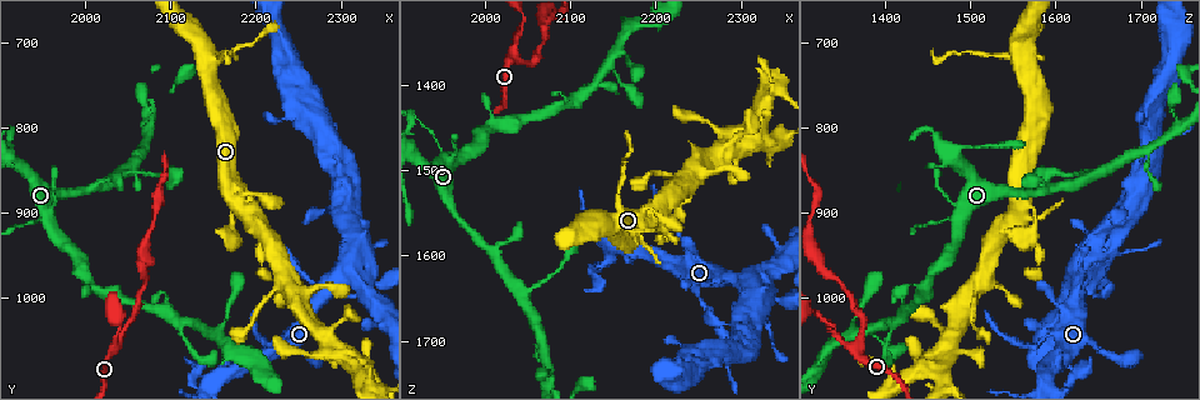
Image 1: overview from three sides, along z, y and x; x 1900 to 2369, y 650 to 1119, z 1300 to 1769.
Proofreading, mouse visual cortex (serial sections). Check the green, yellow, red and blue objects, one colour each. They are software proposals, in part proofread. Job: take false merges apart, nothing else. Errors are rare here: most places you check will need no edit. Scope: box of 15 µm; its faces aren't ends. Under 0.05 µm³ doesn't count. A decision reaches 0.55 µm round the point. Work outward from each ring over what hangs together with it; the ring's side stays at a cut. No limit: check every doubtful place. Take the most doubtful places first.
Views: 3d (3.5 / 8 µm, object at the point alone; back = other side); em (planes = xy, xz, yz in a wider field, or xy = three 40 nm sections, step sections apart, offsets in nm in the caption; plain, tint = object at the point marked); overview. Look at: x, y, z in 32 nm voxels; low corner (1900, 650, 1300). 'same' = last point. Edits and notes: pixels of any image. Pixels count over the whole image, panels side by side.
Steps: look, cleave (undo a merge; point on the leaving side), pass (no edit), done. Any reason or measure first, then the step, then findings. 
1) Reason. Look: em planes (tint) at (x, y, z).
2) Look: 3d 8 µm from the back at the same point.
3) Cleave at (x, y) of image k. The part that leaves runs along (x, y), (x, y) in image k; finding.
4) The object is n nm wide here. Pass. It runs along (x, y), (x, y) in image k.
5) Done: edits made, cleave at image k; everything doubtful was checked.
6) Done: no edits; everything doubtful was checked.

Sudden change in width. Look: 3d 8 µm at (2235, 1045, 1590).

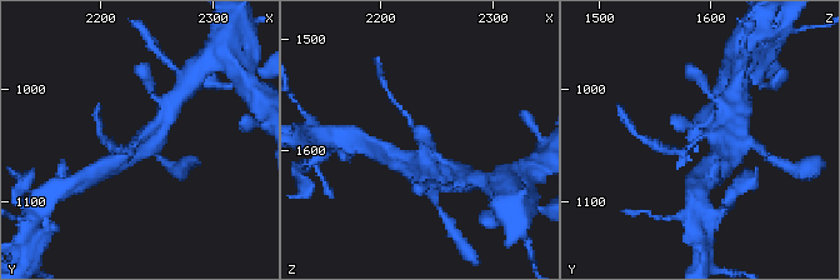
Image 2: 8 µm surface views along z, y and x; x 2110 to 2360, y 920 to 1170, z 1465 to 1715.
Look: 3d 3.5 µm at (2236, 1044, 1592).

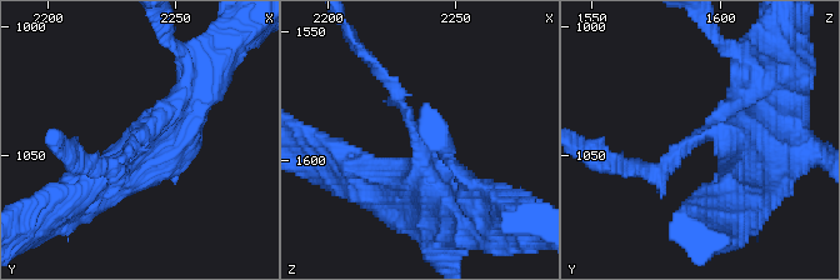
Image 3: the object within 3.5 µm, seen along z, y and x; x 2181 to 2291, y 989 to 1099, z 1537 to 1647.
The arms are 150, 500 nm wide. Pass. One cell here.

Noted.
Sudden change in width. Look: 3d 3.5 µm at (2035, 1060, 1365).

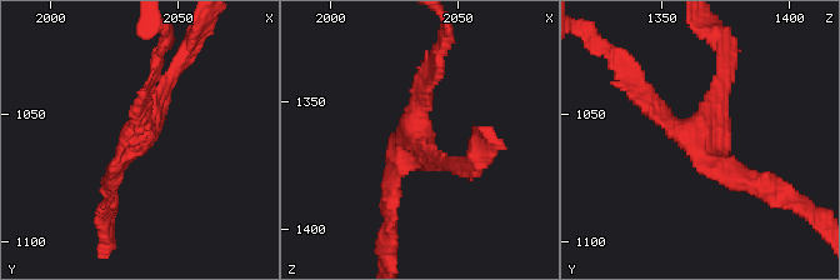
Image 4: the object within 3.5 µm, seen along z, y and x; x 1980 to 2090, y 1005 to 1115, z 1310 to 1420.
Now the EM. Look: em xy step 5 (tint) at (2034, 1061, 1366).

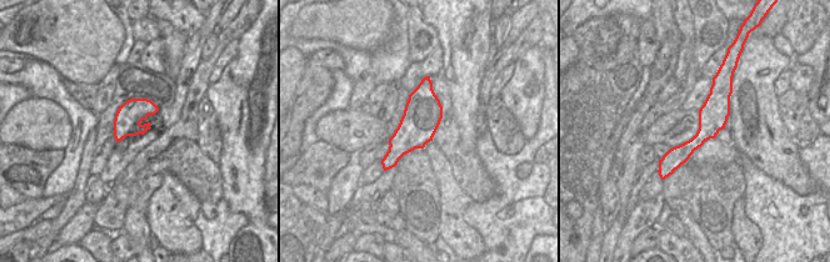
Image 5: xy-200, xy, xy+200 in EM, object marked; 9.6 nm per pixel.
The arms are 150, 200, 200 nm wide. Pass. It runs along (110, 183), (176, 71) in image 4; continuous, no second cell.

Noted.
Thin arm on a thick one. Look: em planes (tint) at (1945, 905, 1475).

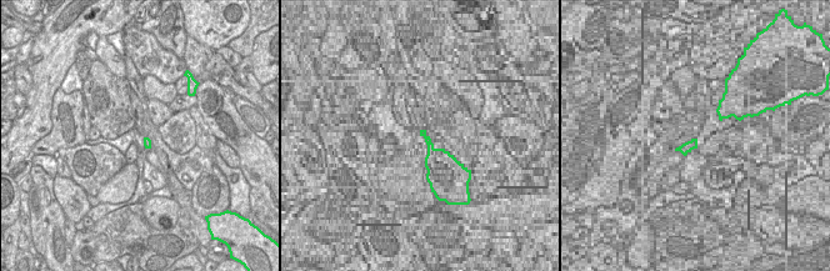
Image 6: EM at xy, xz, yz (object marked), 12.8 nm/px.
See where the arms go. Look: 3d 3.5 µm at the same point.

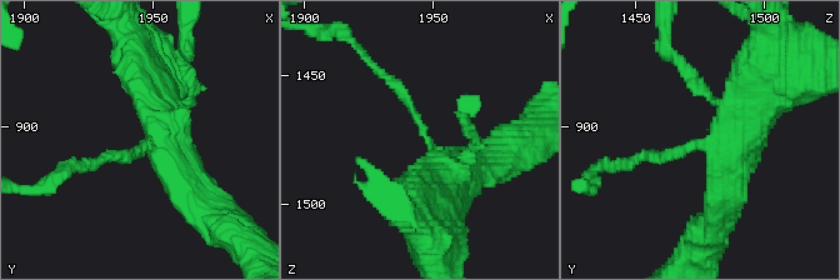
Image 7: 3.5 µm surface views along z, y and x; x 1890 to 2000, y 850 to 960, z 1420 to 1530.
3 arms meet here; the arms are 150, 450, 500 nm wide. Cleave at (116, 155) of image 7. The part that leaves runs along (138, 149), (65, 173) in image 7; two cells meet here.

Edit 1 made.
Done: edits made, cleave at image 7; everything doubtful was checked.

